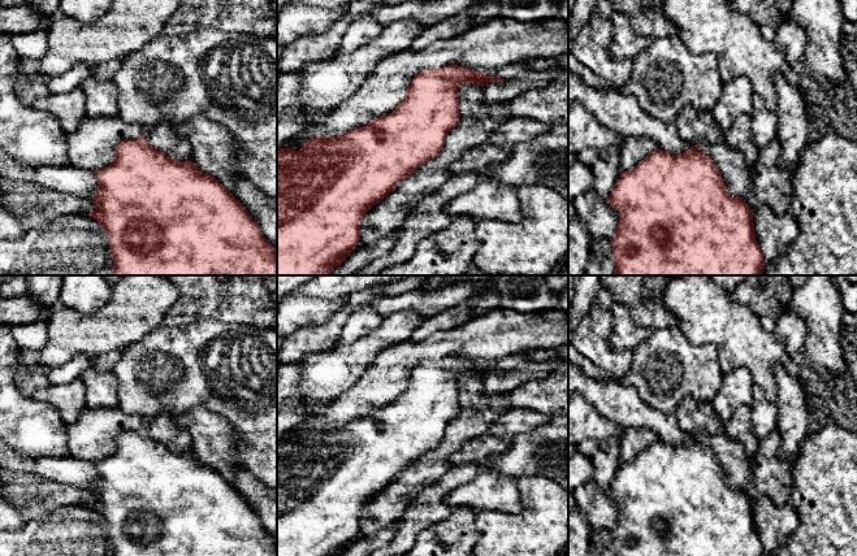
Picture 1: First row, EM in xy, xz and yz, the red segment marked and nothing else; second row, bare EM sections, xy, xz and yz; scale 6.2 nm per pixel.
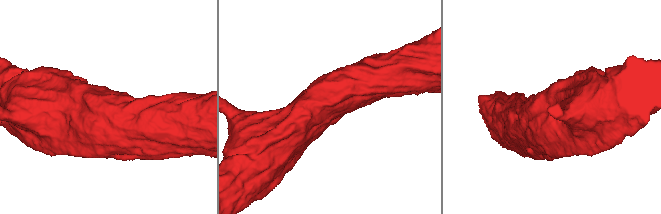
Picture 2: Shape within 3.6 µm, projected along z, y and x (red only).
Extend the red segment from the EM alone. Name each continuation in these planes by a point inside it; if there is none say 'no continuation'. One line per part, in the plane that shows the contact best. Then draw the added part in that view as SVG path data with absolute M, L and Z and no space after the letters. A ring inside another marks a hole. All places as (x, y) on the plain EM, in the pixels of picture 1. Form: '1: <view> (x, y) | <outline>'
no continuation

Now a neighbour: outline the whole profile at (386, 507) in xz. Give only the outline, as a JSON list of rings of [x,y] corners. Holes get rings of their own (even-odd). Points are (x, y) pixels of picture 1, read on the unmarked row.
[[[466,374],[458,381],[459,413],[451,420],[440,446],[421,456],[362,509],[358,539],[368,538],[397,522],[407,505],[425,487],[437,482],[451,466],[449,457],[469,439],[486,434],[488,427],[511,409],[507,394],[482,394],[482,378]]]

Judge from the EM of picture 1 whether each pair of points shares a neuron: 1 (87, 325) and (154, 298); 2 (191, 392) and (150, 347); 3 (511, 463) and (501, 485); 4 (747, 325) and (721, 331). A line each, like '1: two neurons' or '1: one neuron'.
1: one neuron
2: one neuron
3: two neurons
4: one neuron

